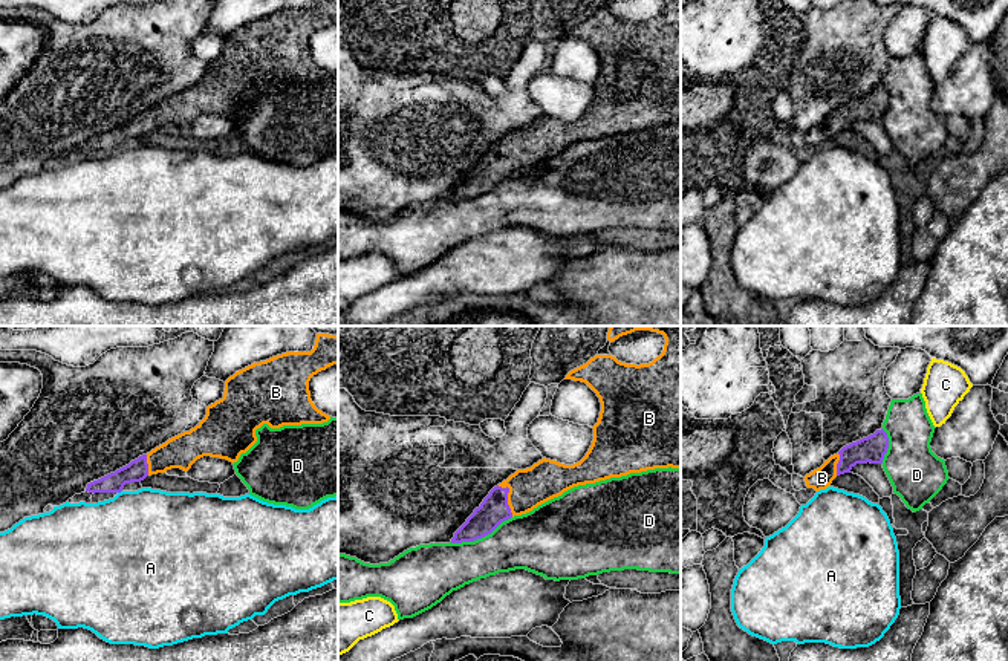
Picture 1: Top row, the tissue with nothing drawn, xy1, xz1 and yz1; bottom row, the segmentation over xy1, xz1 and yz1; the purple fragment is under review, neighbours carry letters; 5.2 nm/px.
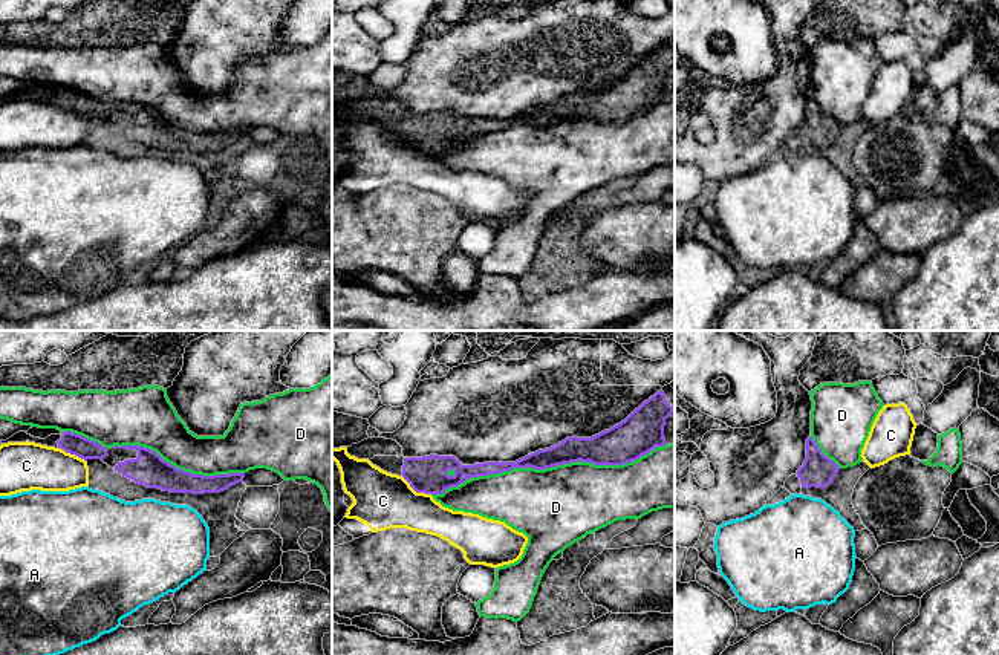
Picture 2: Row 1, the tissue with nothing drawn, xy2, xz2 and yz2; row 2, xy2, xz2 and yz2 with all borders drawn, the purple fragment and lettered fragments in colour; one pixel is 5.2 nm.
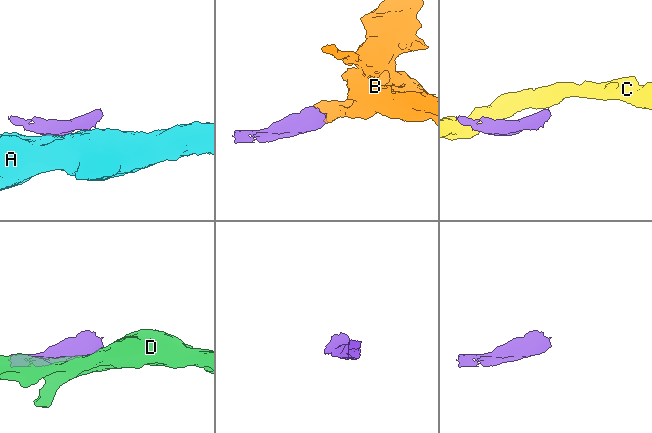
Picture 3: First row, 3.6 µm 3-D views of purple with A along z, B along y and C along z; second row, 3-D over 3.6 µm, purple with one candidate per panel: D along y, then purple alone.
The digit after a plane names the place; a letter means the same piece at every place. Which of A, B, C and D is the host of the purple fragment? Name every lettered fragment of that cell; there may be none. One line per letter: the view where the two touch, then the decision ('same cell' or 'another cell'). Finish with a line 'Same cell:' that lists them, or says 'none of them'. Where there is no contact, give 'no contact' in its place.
A: meets purple in xy1; another cell
B: meets purple in xz1; same cell
C: meets purple in xz2; another cell
D: meets purple in xz2; another cell
Same cell: B

